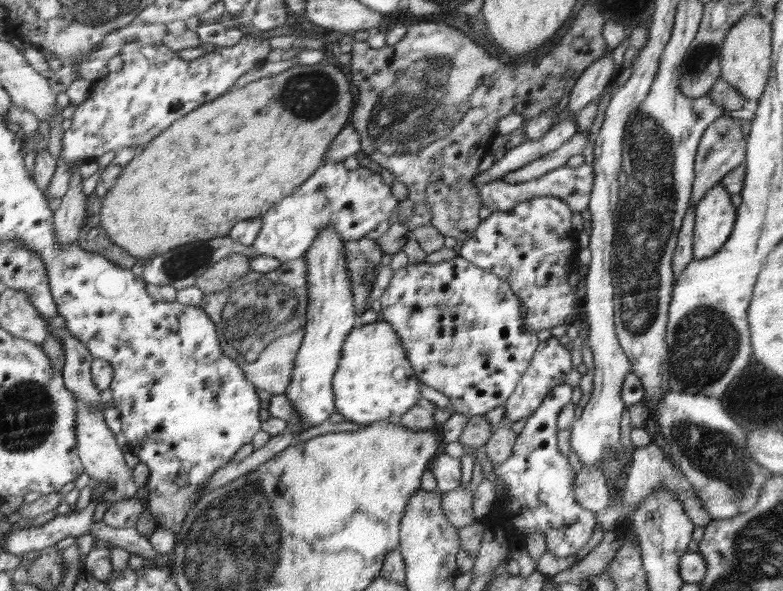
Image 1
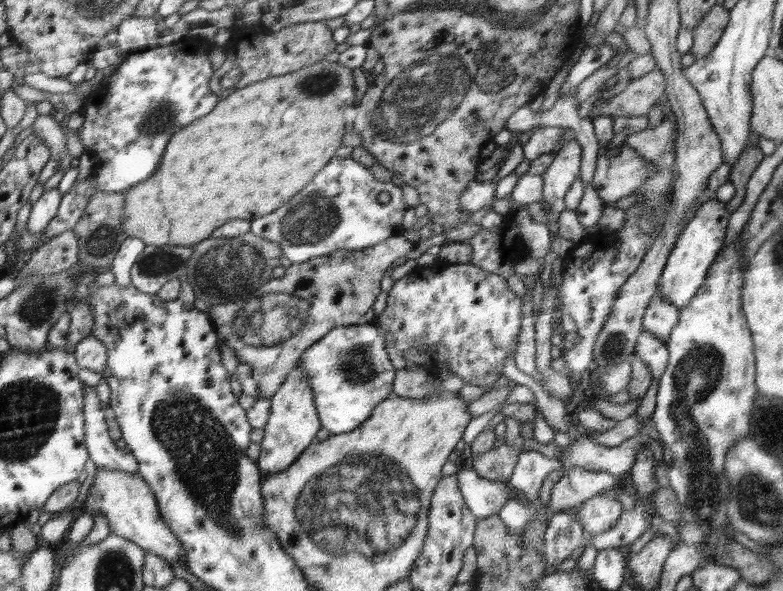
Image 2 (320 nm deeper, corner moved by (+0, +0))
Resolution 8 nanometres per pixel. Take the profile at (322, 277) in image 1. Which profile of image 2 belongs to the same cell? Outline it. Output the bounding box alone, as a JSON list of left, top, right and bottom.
[258,368,320,476]

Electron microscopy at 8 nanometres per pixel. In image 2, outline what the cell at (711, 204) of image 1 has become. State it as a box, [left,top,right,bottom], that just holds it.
[658,199,730,310]

